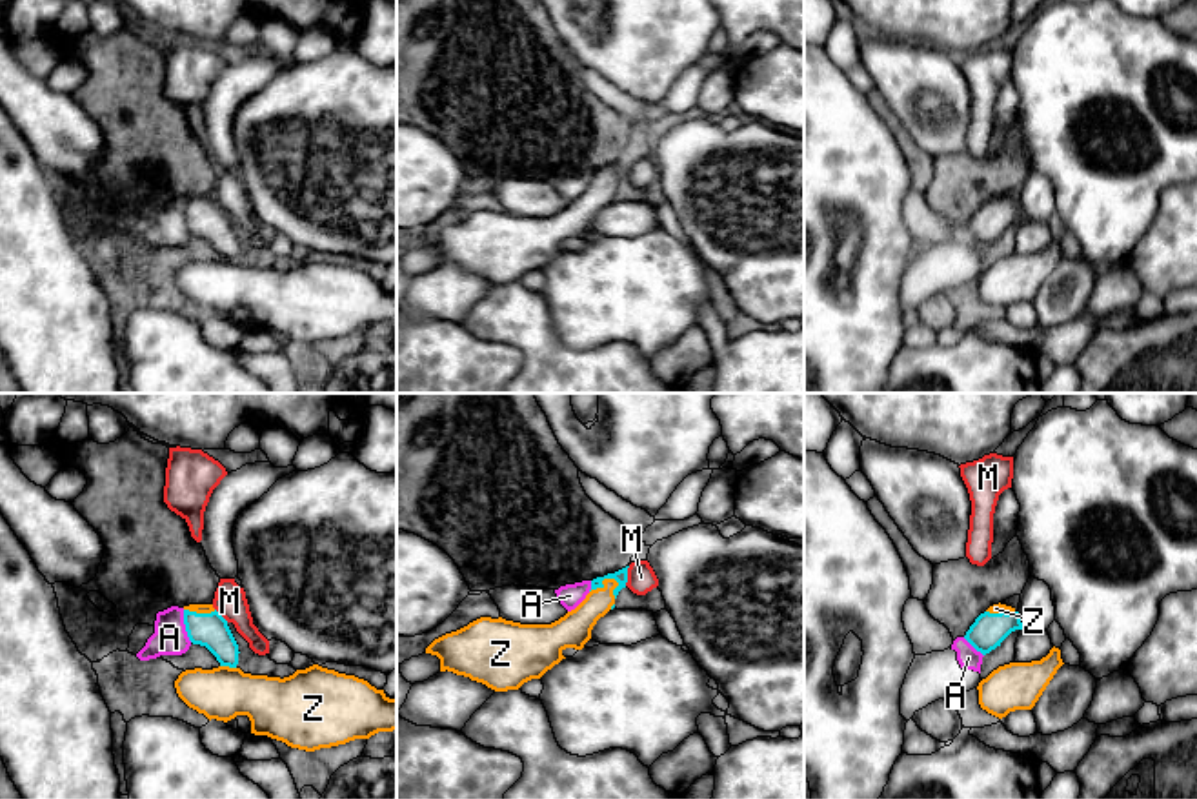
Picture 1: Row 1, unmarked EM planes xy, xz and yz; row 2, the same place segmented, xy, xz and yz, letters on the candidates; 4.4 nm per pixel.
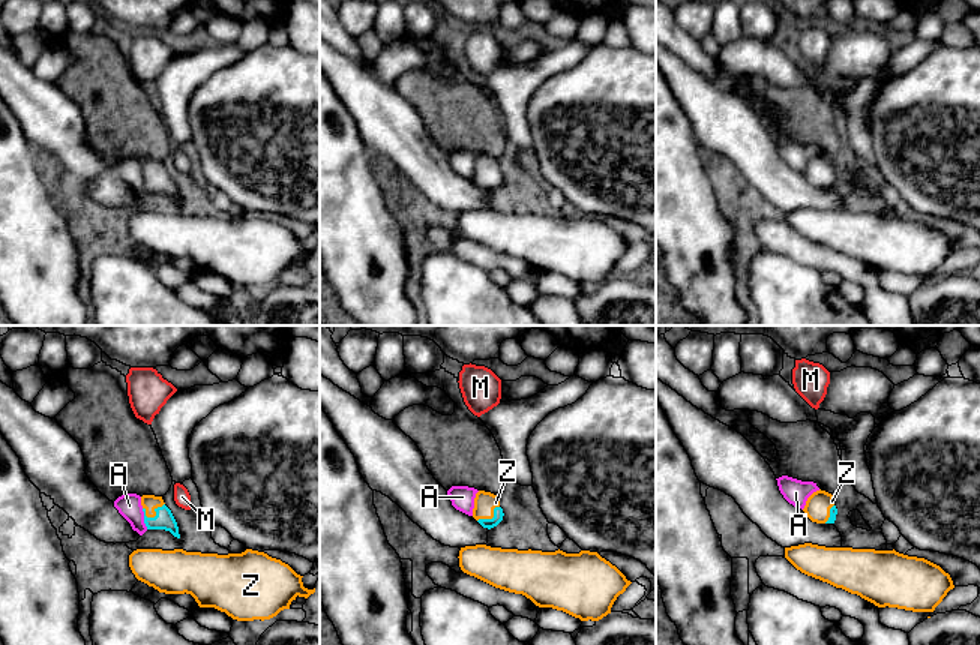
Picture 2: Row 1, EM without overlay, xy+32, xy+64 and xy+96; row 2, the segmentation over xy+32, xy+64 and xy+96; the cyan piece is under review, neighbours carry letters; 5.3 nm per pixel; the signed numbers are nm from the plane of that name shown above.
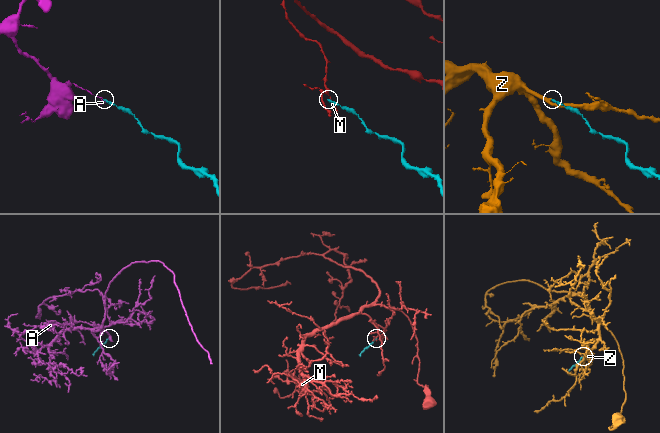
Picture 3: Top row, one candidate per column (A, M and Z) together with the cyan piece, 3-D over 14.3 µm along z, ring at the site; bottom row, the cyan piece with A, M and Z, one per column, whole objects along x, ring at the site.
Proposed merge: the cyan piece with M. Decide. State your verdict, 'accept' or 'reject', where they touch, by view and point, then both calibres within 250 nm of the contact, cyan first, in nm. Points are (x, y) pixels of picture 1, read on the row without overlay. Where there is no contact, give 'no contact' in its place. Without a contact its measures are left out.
reject; meets cyan in xz at (626, 168); 60 nm thick on the cyan side, 130 nm on the other

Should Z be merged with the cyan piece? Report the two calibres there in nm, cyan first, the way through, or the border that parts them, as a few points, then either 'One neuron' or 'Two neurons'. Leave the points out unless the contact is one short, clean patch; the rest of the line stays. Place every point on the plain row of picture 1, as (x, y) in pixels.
Thickness 60 nm (cyan) against 150 nm. One neuron

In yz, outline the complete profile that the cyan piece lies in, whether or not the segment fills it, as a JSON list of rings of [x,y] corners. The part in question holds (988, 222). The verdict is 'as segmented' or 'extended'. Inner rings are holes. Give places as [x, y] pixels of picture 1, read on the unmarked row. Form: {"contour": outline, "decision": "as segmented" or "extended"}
{"contour": [[[993,197],[981,206],[964,231],[982,248],[990,246],[1015,222],[1022,222],[1021,206],[1006,197]]], "decision": "extended"}

